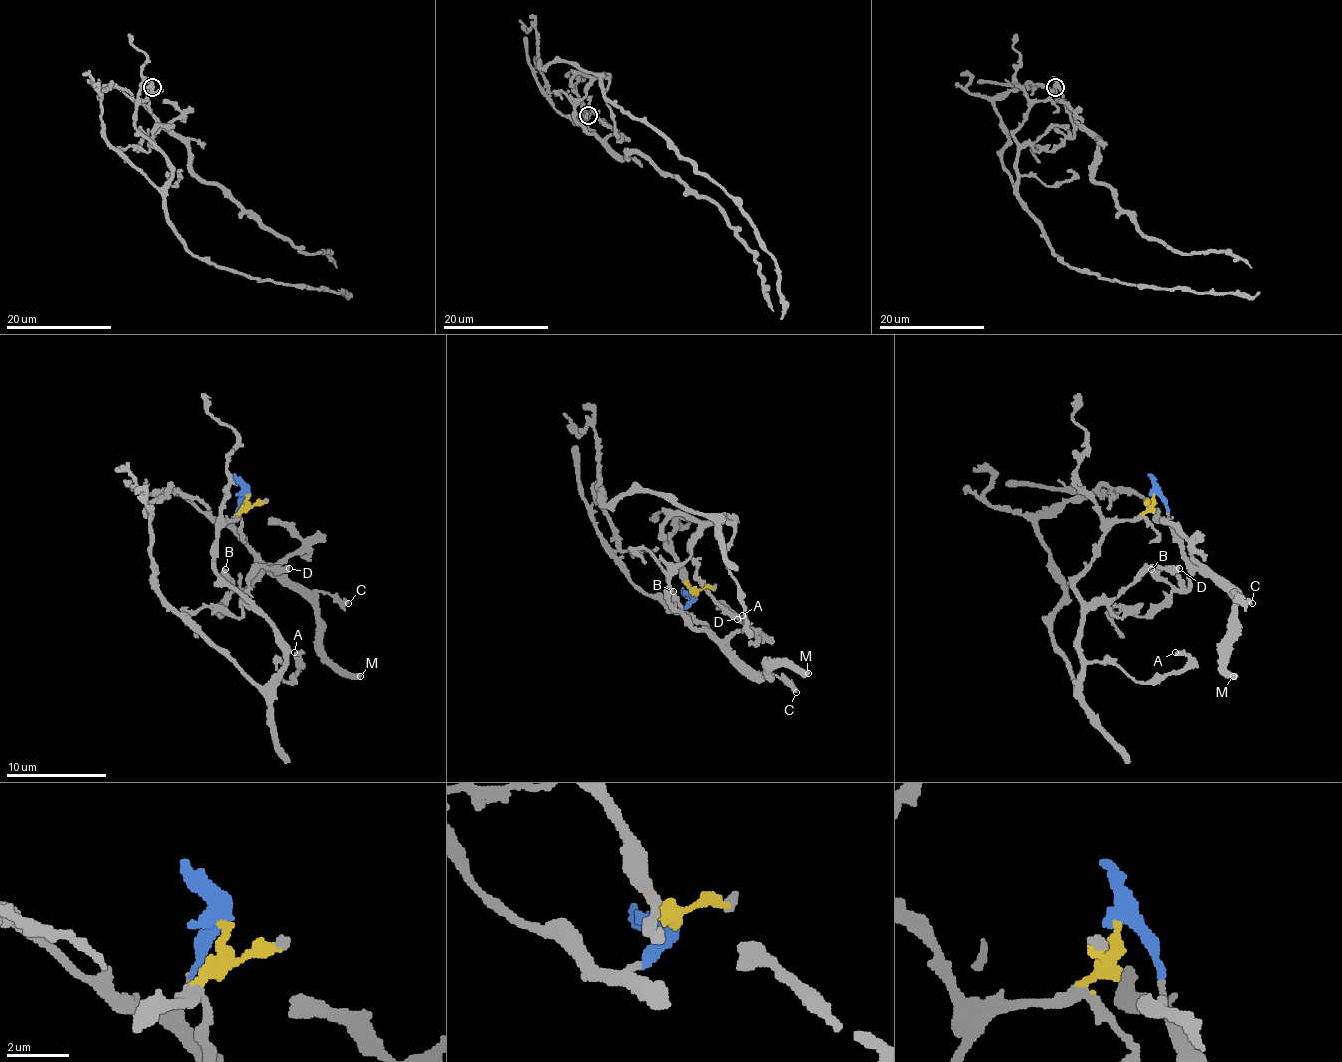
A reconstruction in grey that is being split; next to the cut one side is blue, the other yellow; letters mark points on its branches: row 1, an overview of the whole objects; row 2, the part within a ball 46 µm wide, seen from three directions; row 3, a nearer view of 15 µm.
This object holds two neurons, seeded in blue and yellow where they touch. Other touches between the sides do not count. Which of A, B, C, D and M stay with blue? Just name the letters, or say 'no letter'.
B, C, M

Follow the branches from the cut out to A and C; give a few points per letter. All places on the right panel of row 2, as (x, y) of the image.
A: (1153, 493), (1141, 513), (1106, 533), (1075, 581), (1080, 654), (1158, 682), (1188, 662), (1176, 651)
C: (1153, 493), (1166, 506), (1171, 533), (1181, 551), (1226, 589), (1251, 604)

